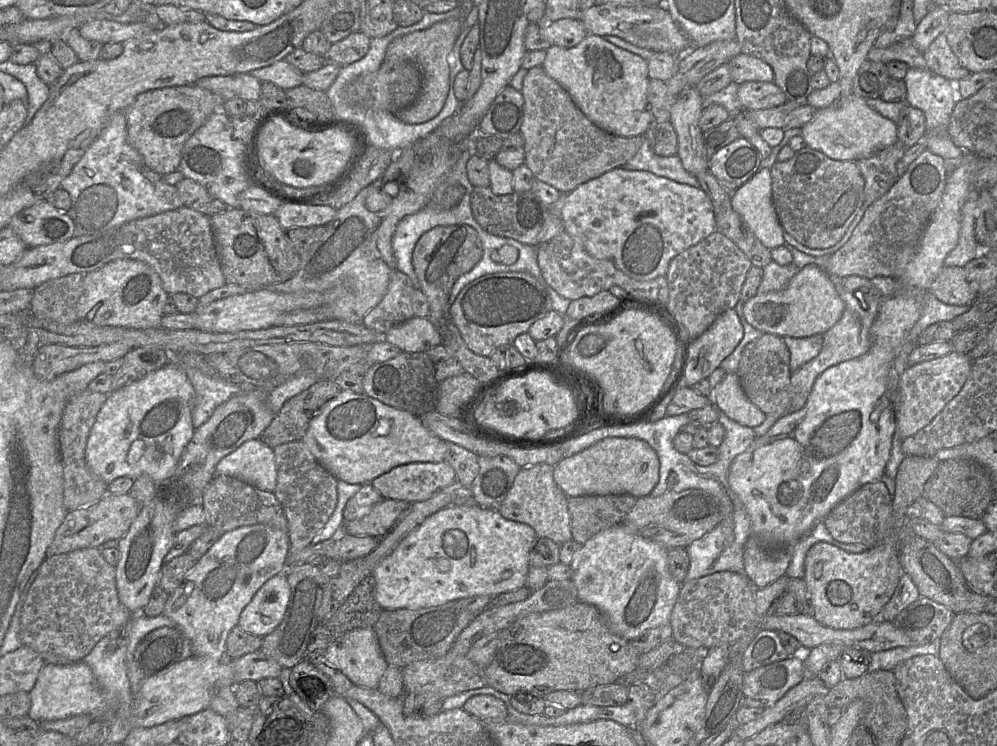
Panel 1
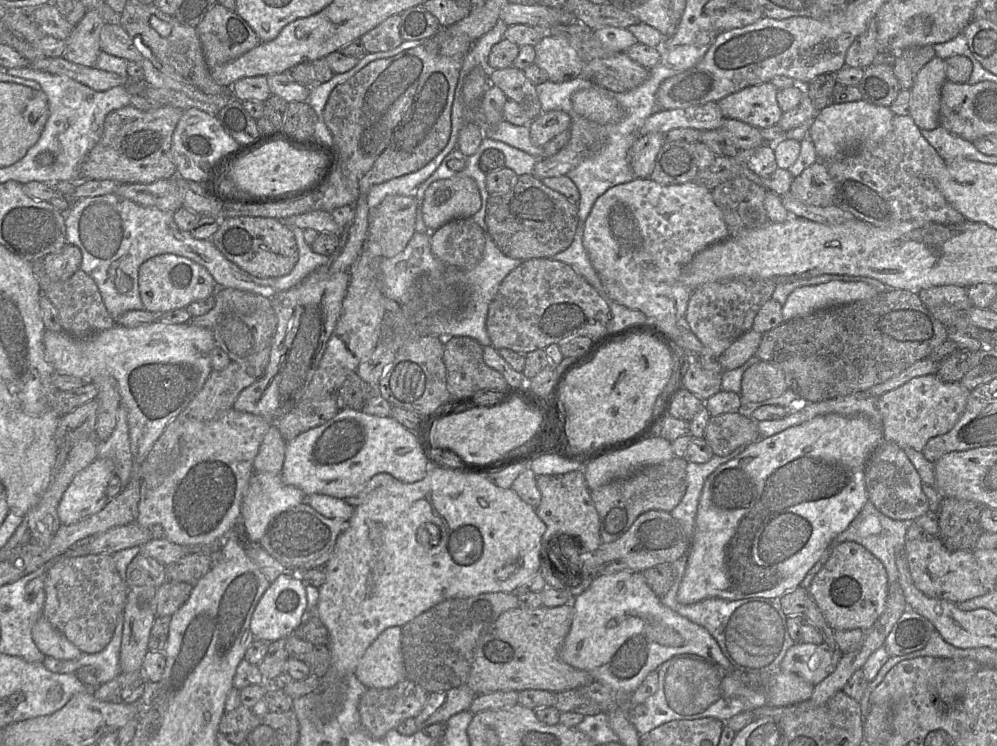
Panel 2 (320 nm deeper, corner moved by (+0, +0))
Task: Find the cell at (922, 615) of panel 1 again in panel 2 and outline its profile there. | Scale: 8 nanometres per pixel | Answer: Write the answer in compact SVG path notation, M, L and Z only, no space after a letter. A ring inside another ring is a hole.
M907 609L889 633L884 647L890 657L915 652L926 646L934 630L927 618Z

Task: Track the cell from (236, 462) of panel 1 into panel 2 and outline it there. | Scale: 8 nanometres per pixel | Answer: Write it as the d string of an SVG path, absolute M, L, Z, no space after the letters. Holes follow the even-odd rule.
M254 472L241 504L241 519L248 541L260 545L269 522L305 499L302 490L283 482L281 473Z

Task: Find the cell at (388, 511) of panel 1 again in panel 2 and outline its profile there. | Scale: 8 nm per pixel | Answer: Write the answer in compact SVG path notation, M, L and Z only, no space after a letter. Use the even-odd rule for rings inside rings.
M306 500L275 516L268 524L260 546L282 566L308 571L323 569L331 557L337 539L349 527L349 520L331 519L318 513Z

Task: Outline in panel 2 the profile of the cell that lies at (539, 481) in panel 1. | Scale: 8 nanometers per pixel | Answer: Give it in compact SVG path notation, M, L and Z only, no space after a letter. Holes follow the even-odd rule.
M582 468L565 474L537 476L537 487L541 492L541 502L535 510L546 525L542 546L547 548L547 562L552 559L555 540L572 546L582 556L589 556L595 552L602 544L600 521Z

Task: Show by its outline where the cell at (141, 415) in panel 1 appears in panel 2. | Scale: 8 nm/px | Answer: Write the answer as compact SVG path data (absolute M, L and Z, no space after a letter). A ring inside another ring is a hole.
M101 457L78 472L58 505L57 513L61 524L74 524L103 509L109 501L106 490L114 474L114 462Z

